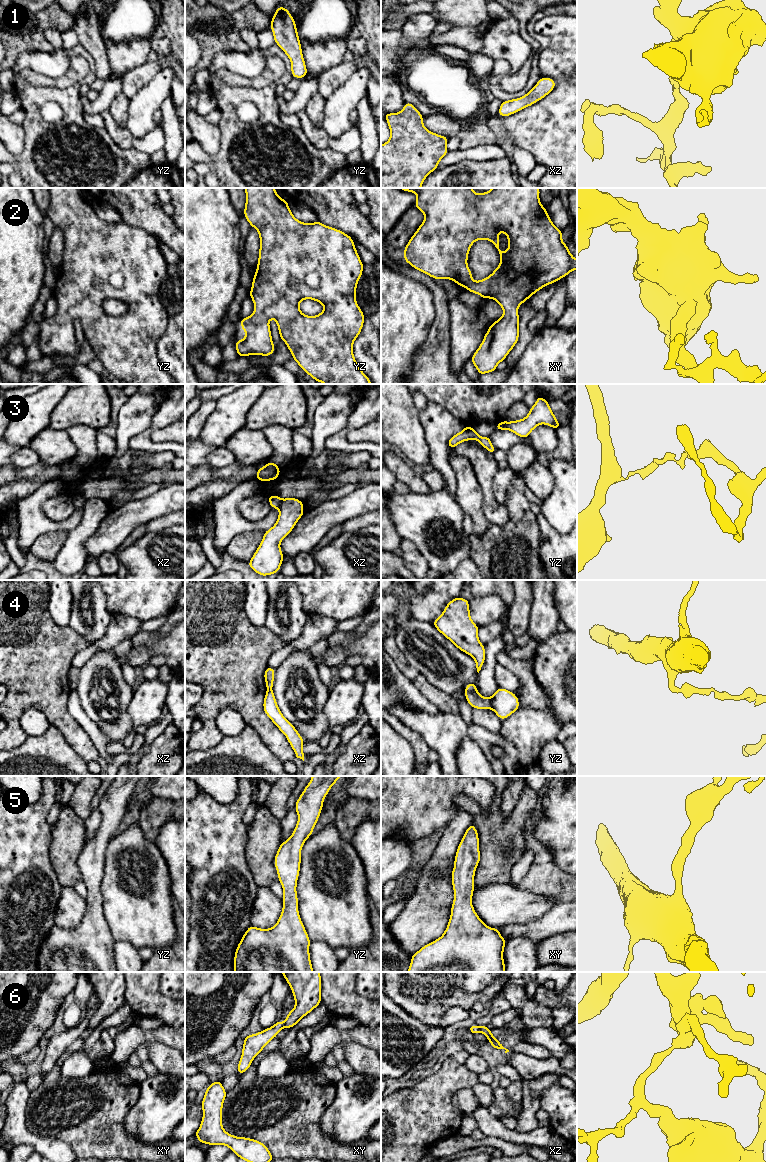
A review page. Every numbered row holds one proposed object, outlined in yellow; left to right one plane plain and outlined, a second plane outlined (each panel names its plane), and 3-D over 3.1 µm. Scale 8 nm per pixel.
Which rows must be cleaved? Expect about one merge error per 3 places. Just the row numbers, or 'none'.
3, 4, 6

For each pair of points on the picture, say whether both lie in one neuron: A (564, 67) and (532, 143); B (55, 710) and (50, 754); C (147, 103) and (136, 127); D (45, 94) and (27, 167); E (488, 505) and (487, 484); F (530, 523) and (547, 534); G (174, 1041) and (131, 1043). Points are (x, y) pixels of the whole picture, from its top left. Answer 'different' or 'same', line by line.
A: same
B: different
C: same
D: same
E: same
F: different
G: same

